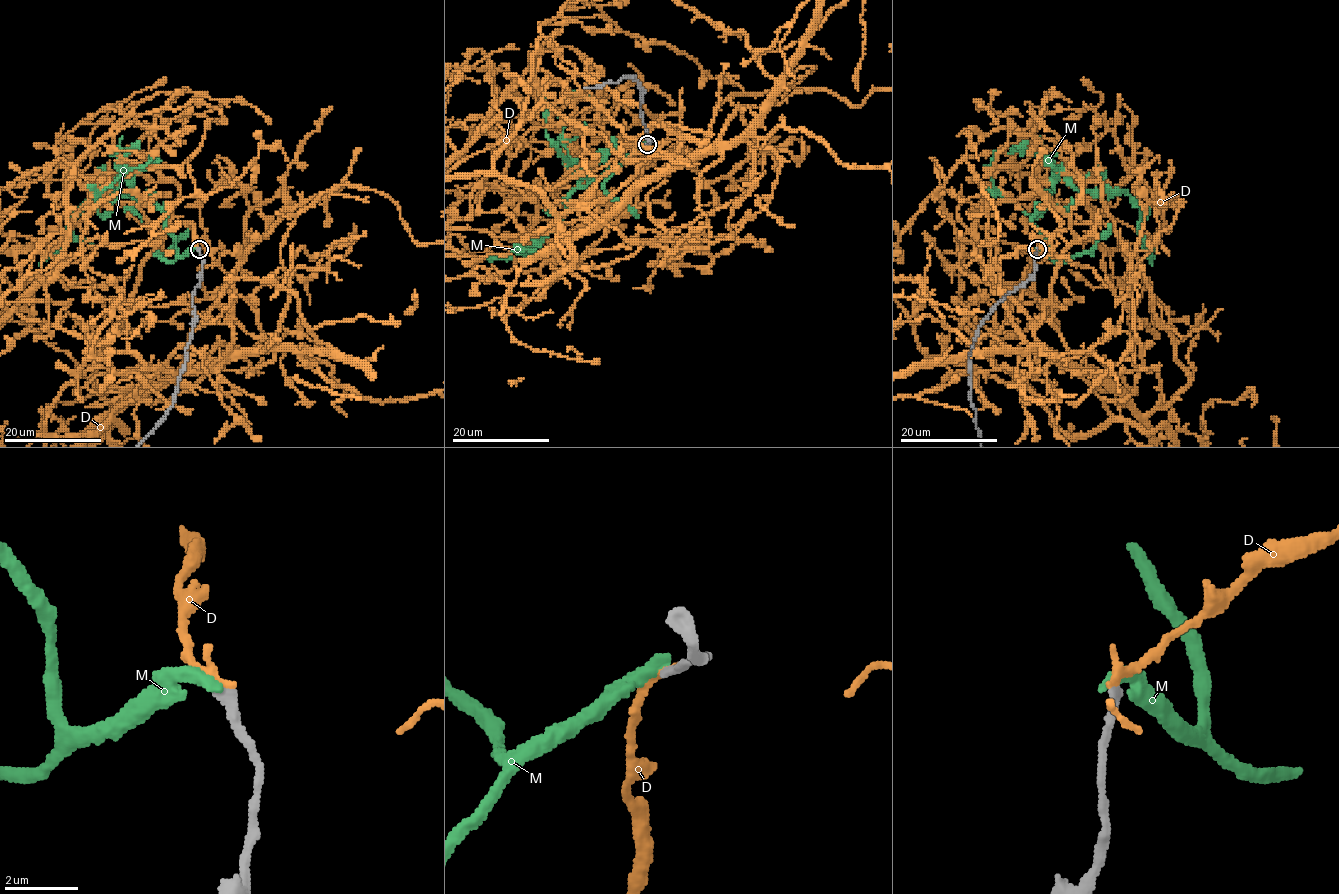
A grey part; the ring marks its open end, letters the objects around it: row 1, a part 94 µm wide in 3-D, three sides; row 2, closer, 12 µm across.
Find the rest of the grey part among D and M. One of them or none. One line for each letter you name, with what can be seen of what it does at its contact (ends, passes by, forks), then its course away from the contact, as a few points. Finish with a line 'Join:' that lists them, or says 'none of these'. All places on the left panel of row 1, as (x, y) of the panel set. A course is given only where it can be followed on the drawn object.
D: It ends there
Join: D

